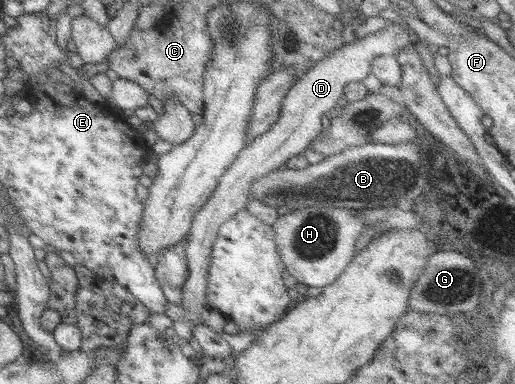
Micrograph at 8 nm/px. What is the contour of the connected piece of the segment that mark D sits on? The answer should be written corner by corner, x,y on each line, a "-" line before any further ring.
394,20
379,31
365,37
354,39
327,54
311,66
285,93
281,99
277,119
269,129
245,145
228,165
219,179
211,196
201,205
191,221
190,231
185,241
185,264
187,273
181,286
180,307
183,307
185,319
173,321
168,334
188,342
193,336
191,330
198,325
197,318
204,317
207,270
209,269
210,251
217,235
217,229
231,219
237,211
247,204
247,191
253,179
259,179
272,170
284,165
287,159
302,154
304,149
316,138
321,130
321,115
333,114
340,107
342,89
346,83
361,81
370,73
370,63
380,55
394,56
398,51
410,45
409,36
399,20

